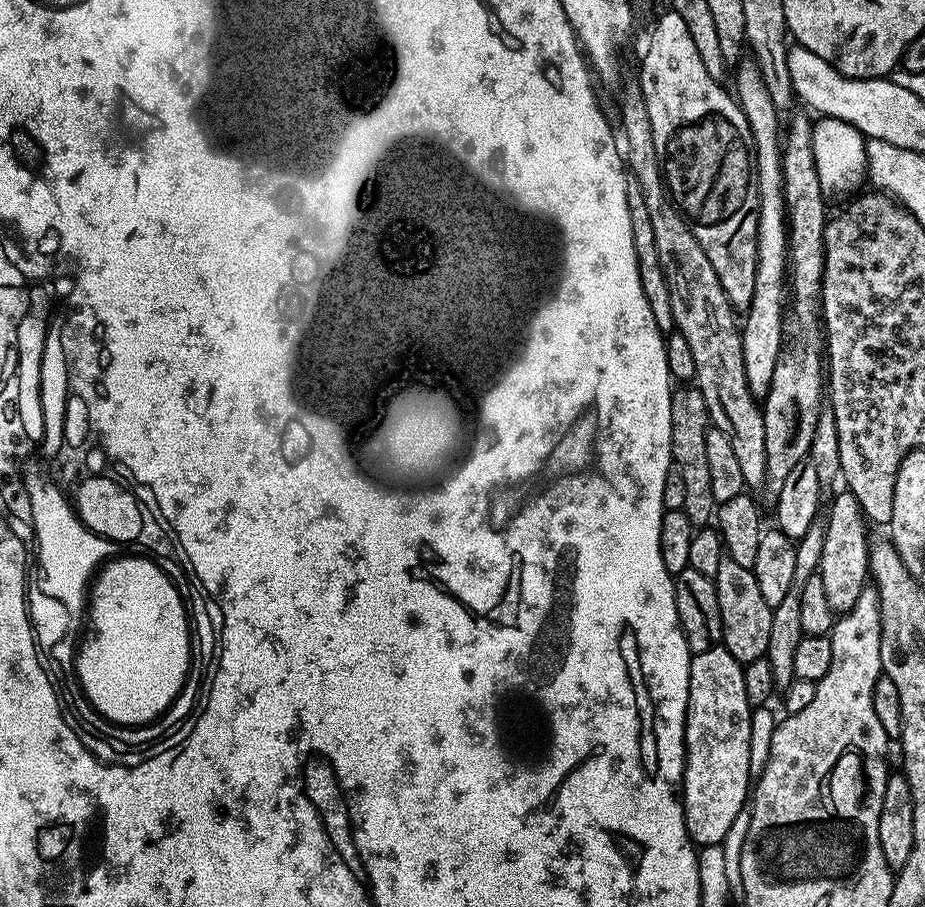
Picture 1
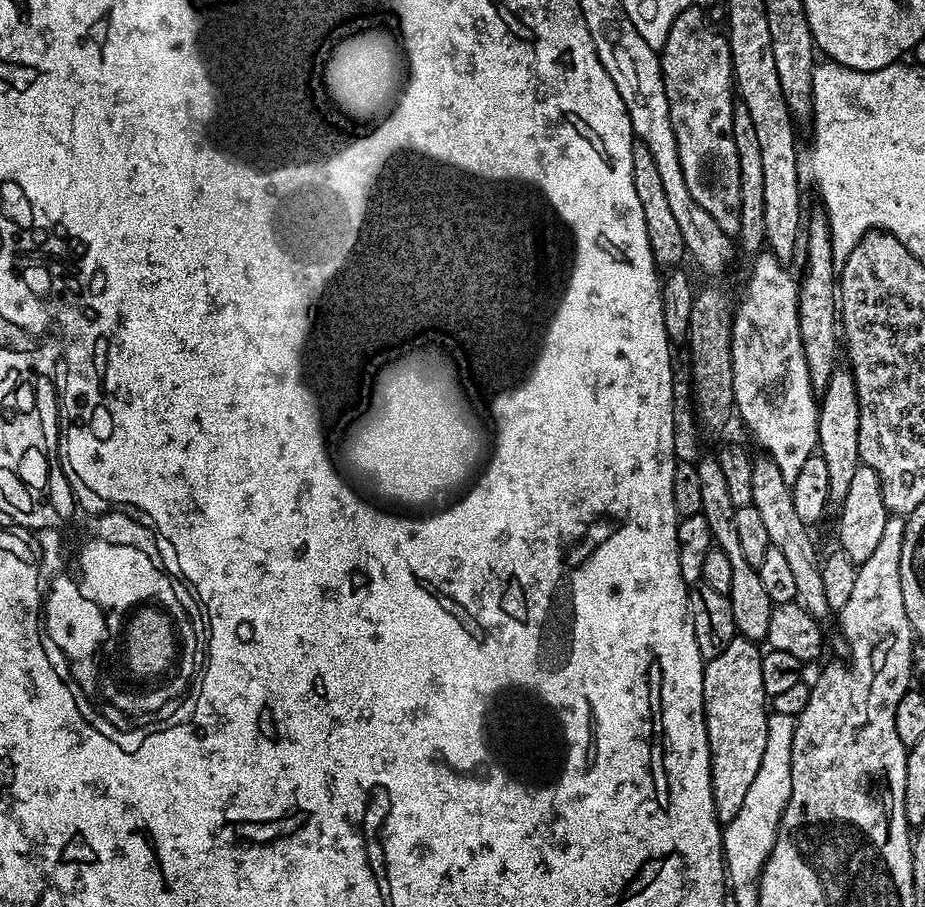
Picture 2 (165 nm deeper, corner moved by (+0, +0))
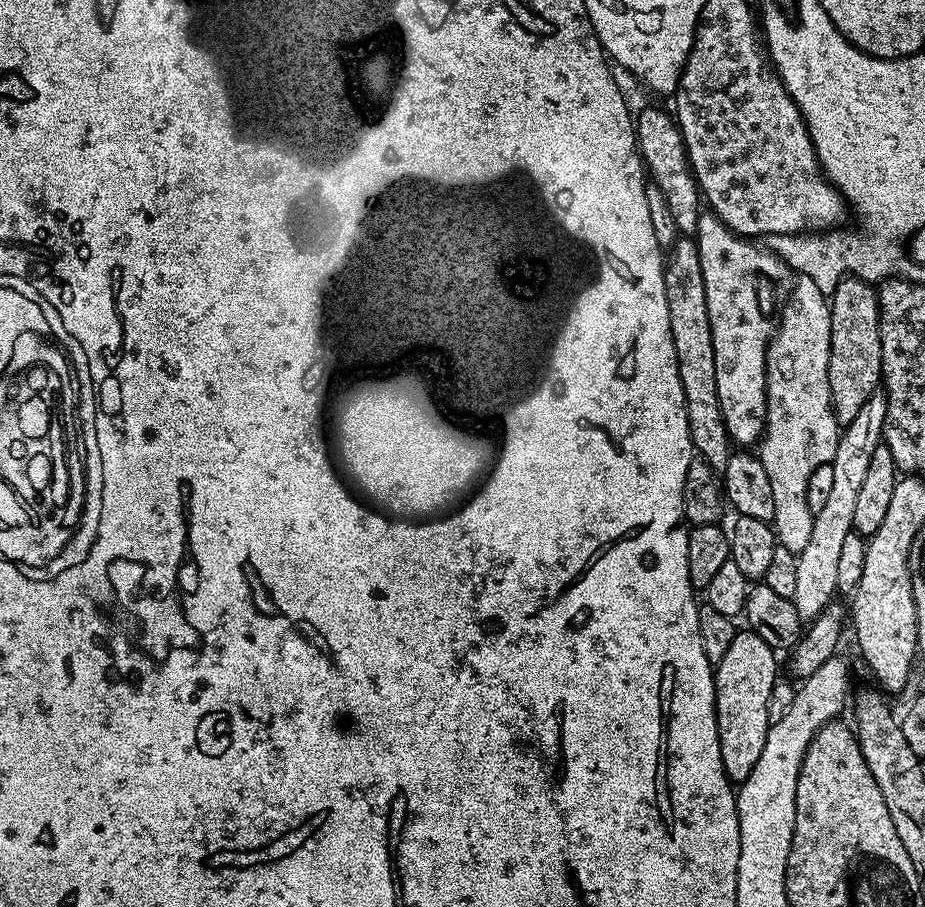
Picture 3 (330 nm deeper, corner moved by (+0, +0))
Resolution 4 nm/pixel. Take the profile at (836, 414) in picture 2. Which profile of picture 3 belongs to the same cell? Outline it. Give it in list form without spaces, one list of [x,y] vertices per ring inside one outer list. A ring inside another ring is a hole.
[[[845,275],[844,280],[833,292],[830,292],[830,307],[832,321],[830,322],[830,398],[836,420],[841,424],[854,422],[858,410],[866,406],[866,402],[882,384],[882,338],[880,337],[880,297],[877,289],[869,281],[861,280],[858,276]]]

